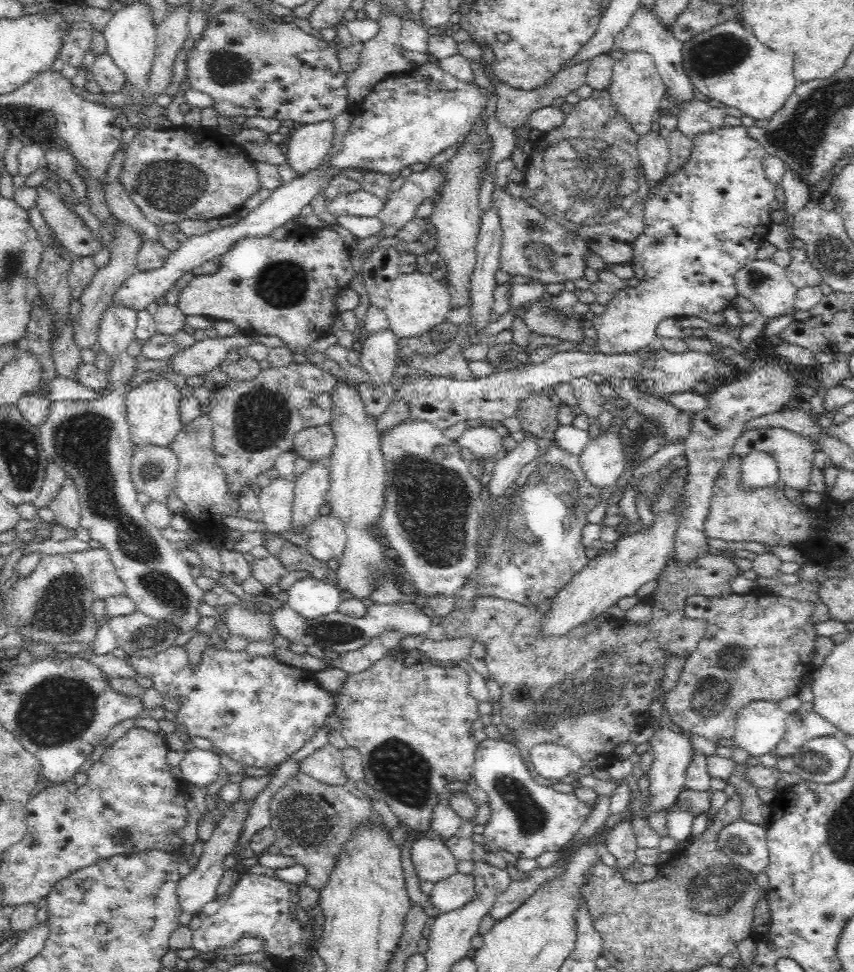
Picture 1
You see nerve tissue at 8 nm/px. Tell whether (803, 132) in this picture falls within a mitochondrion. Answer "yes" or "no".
yes

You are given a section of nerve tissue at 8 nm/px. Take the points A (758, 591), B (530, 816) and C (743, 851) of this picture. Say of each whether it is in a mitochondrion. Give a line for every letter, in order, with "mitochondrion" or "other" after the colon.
A: other
B: mitochondrion
C: mitochondrion

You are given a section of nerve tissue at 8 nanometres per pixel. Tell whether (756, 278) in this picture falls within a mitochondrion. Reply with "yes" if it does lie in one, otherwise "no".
yes

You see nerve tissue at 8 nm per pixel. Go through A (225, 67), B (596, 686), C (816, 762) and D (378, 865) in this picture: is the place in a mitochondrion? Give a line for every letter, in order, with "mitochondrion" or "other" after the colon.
A: mitochondrion
B: mitochondrion
C: mitochondrion
D: other

